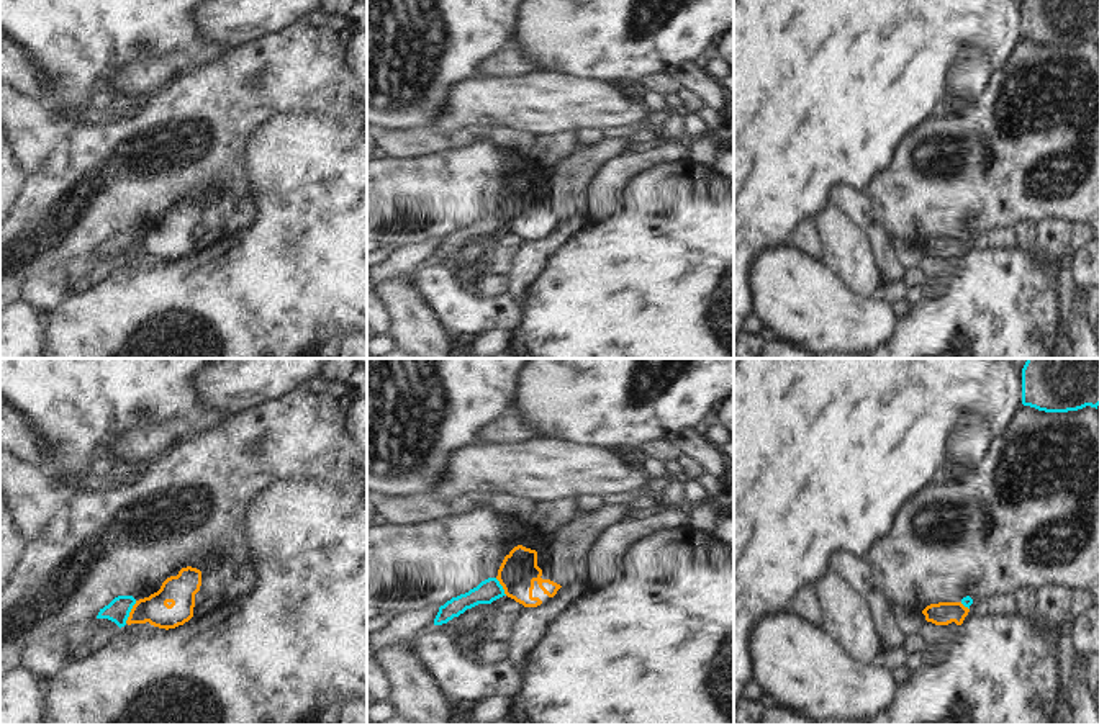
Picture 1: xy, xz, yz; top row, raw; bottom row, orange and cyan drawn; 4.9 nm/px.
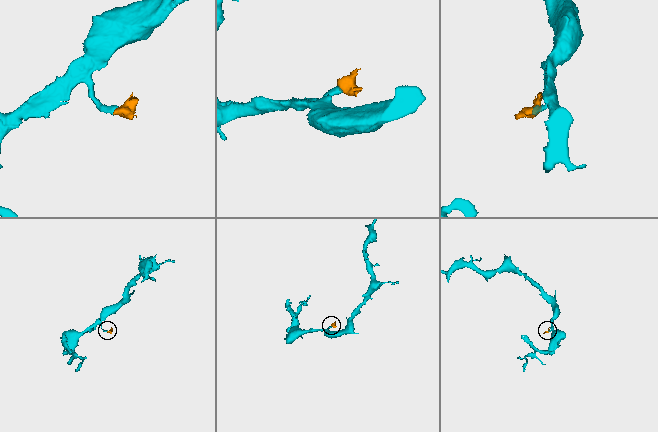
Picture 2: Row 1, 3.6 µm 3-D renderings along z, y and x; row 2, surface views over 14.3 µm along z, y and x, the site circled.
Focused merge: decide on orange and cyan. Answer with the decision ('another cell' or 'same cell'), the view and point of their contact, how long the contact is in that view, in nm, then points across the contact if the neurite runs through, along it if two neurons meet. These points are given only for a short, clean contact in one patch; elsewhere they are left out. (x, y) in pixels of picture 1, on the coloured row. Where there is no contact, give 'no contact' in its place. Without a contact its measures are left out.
another cell; meets orange in xy at (130, 612); contact 130 nm long; border along xy (136, 601), (125, 622)

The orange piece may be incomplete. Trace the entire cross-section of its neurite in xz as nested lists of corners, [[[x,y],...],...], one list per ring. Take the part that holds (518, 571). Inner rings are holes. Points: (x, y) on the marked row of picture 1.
[[[514,547],[503,560],[496,579],[504,594],[524,607],[537,607],[562,588],[547,579],[537,566],[537,552]]]

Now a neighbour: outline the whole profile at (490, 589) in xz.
[[[488,578],[468,592],[452,597],[444,606],[441,606],[434,619],[434,625],[447,624],[454,617],[464,614],[467,609],[472,609],[478,604],[491,604],[503,596],[506,594],[500,581],[496,578]]]

